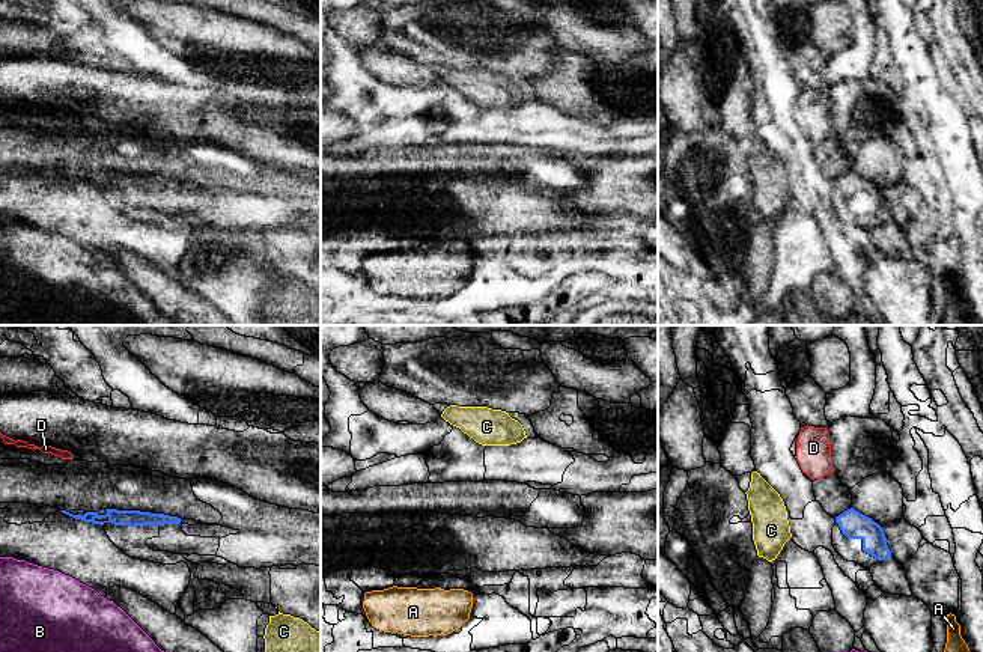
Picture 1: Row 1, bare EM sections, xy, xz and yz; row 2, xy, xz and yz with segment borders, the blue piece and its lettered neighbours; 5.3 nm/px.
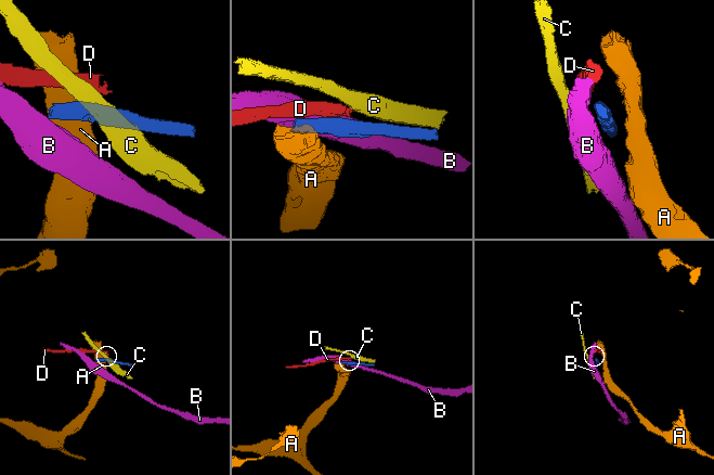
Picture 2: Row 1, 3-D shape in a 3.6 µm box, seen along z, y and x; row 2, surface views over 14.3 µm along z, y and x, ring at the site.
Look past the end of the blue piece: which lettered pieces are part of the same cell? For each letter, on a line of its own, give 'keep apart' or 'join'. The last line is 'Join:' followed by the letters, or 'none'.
A: keep apart
B: keep apart
C: keep apart
D: keep apart
Join: none

